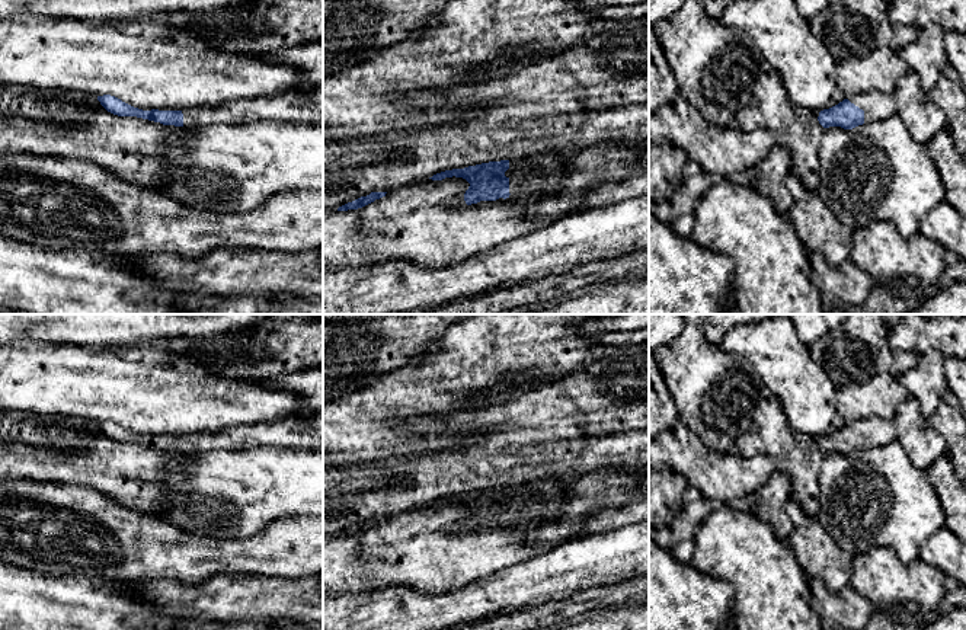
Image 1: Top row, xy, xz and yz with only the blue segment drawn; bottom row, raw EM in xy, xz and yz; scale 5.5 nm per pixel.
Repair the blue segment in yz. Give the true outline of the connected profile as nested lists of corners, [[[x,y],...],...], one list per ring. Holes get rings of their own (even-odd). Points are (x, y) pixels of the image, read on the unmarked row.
[[[871,418],[844,425],[829,435],[816,438],[816,448],[823,454],[841,452],[844,455],[853,455],[892,441],[895,441],[893,419]]]

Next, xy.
[[[307,413],[183,436],[143,436],[111,420],[97,422],[97,426],[108,438],[118,442],[137,442],[186,455],[207,451],[243,451],[256,447],[323,451],[323,413]]]

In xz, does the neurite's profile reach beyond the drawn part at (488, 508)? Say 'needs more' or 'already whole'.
needs more

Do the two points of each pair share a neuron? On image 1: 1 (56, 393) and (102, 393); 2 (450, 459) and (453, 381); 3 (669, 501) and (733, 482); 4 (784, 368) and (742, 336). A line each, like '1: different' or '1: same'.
1: same
2: different
3: different
4: same

